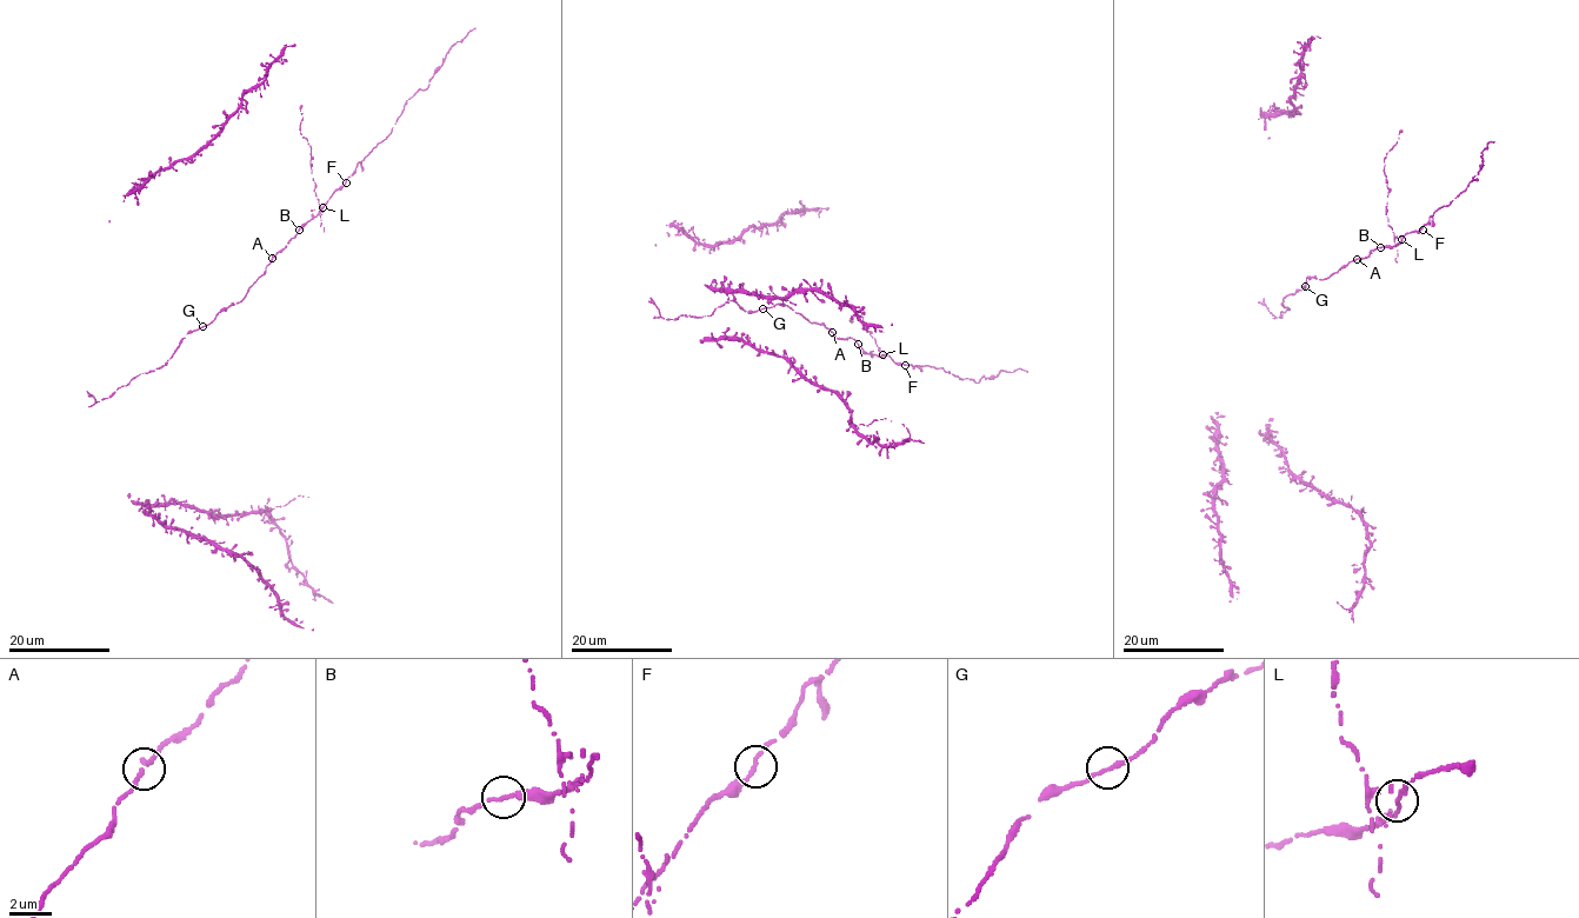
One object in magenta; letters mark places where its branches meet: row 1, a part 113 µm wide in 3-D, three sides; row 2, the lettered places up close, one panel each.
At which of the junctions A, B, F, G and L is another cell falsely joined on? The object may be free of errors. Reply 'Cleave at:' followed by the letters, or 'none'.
Cleave at: L

